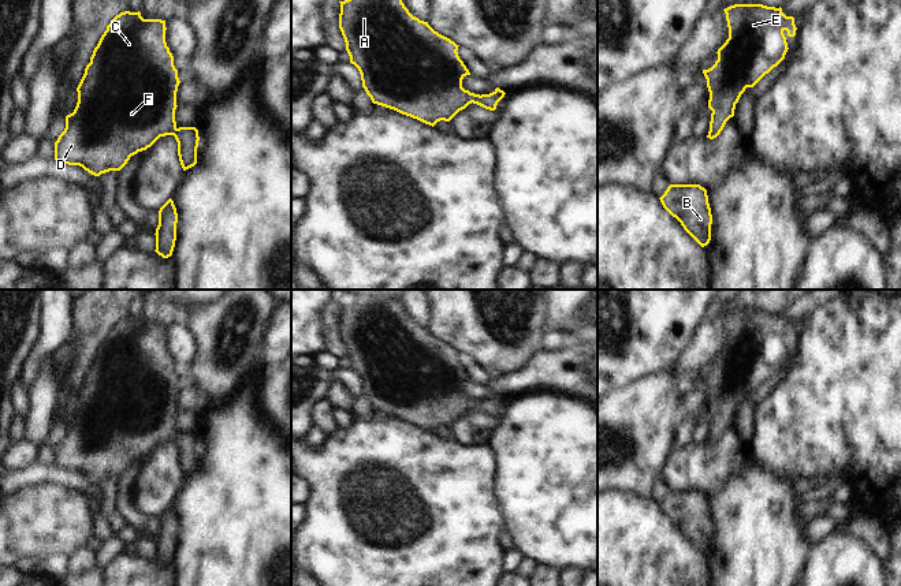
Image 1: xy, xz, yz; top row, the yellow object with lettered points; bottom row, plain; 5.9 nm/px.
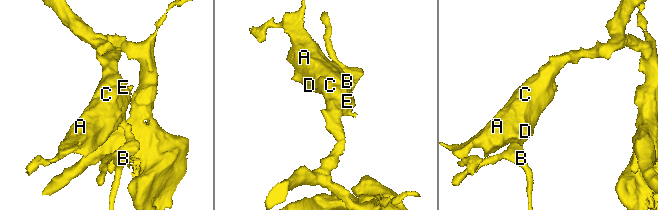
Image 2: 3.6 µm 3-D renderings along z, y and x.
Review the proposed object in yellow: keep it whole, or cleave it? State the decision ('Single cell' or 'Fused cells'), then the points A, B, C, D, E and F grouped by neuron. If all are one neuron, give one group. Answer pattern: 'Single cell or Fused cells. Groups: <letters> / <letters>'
Single cell. Groups: A B C D E F.

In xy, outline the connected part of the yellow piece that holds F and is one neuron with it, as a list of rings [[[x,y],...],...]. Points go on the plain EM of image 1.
[[[139,317],[120,318],[111,326],[77,393],[77,413],[66,422],[66,434],[55,448],[57,469],[79,471],[100,482],[120,477],[131,462],[146,456],[160,443],[174,441],[183,477],[197,470],[198,436],[178,434],[175,428],[180,387],[165,348],[165,336],[165,326],[144,325]]]

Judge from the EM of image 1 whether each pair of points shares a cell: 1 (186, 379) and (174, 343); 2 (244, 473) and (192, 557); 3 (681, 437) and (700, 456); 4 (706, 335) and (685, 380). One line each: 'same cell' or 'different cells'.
1: same cell
2: same cell
3: different cells
4: same cell

